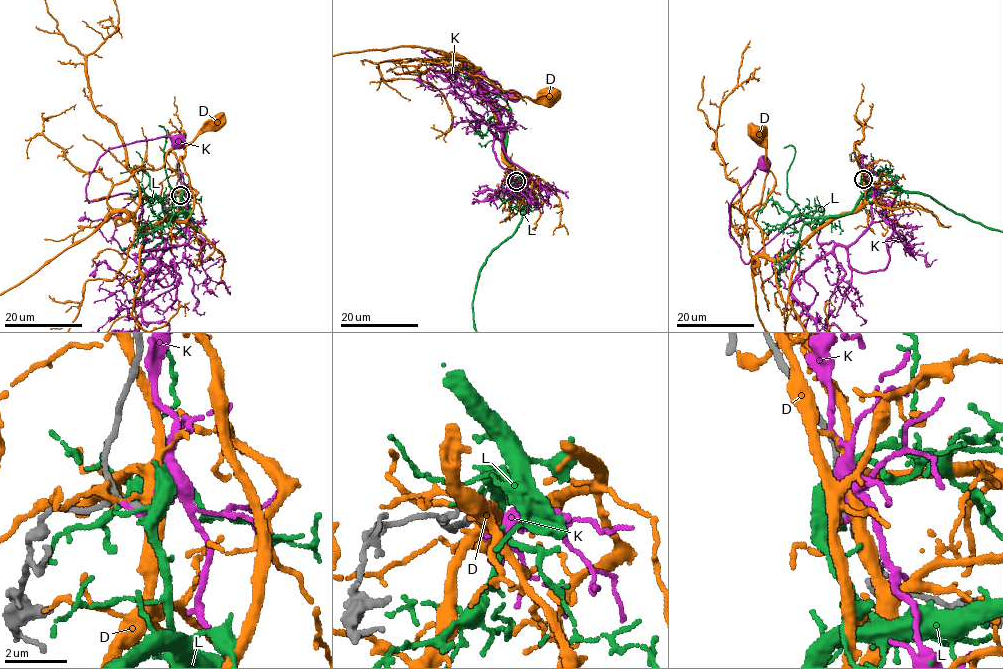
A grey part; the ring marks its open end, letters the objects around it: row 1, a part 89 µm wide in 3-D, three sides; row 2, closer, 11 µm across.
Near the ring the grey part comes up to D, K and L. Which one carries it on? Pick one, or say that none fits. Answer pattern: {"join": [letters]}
{"join": []}

